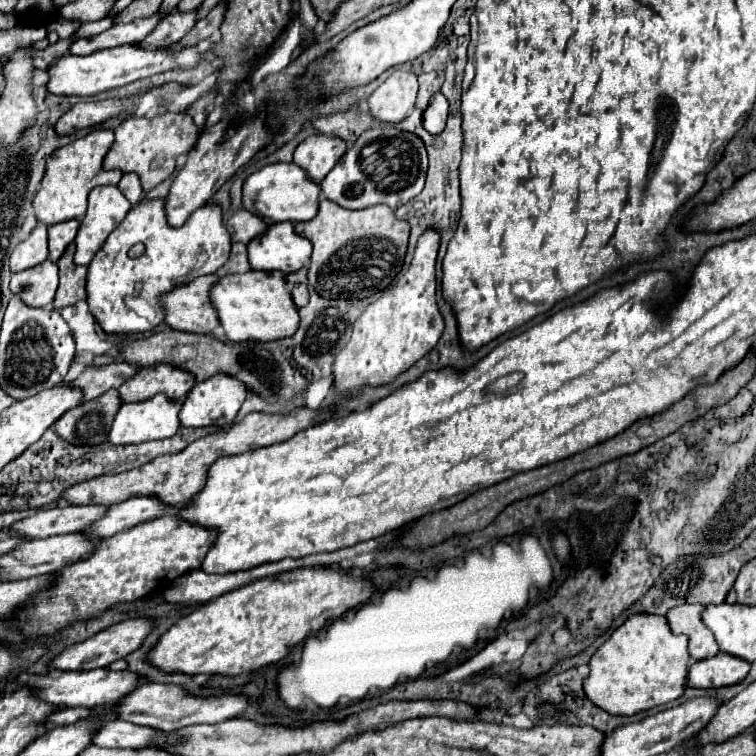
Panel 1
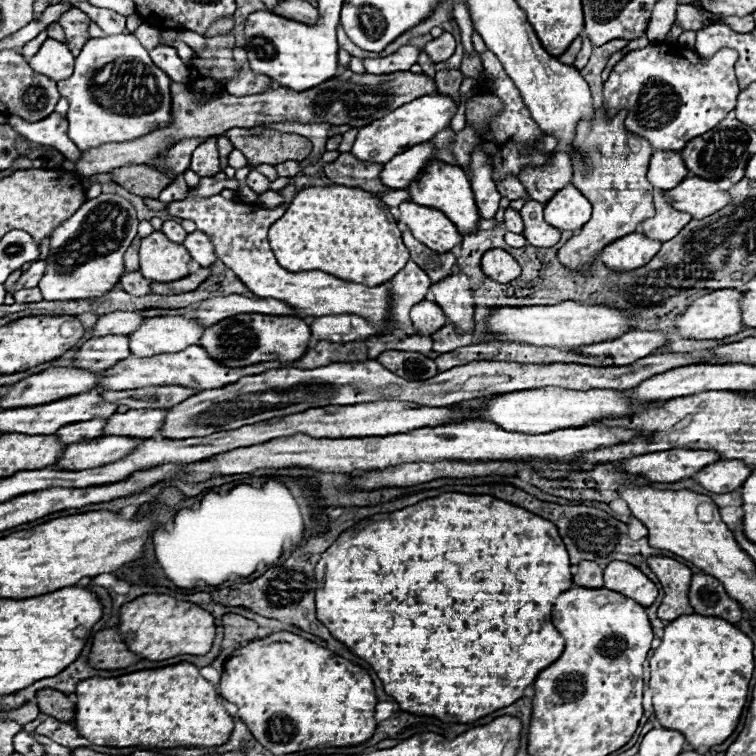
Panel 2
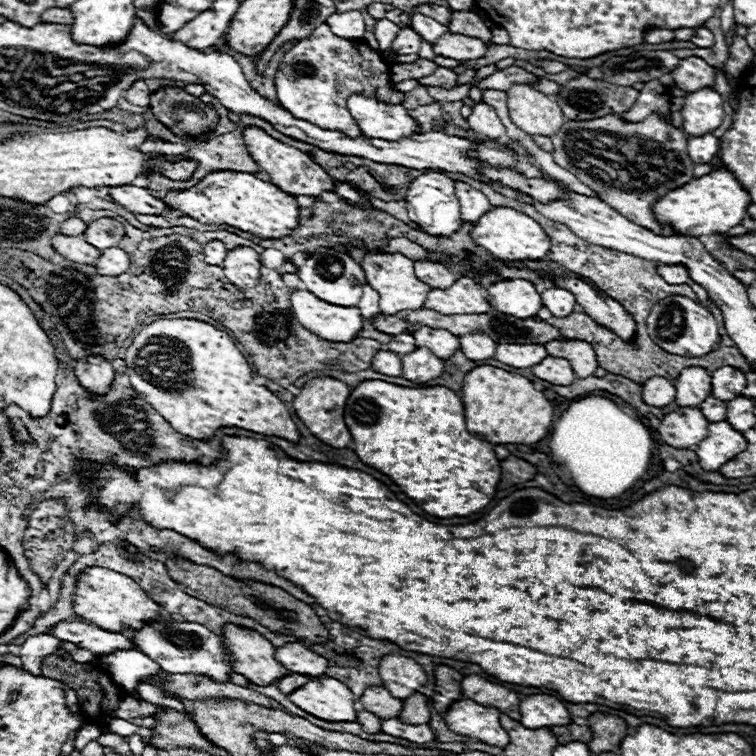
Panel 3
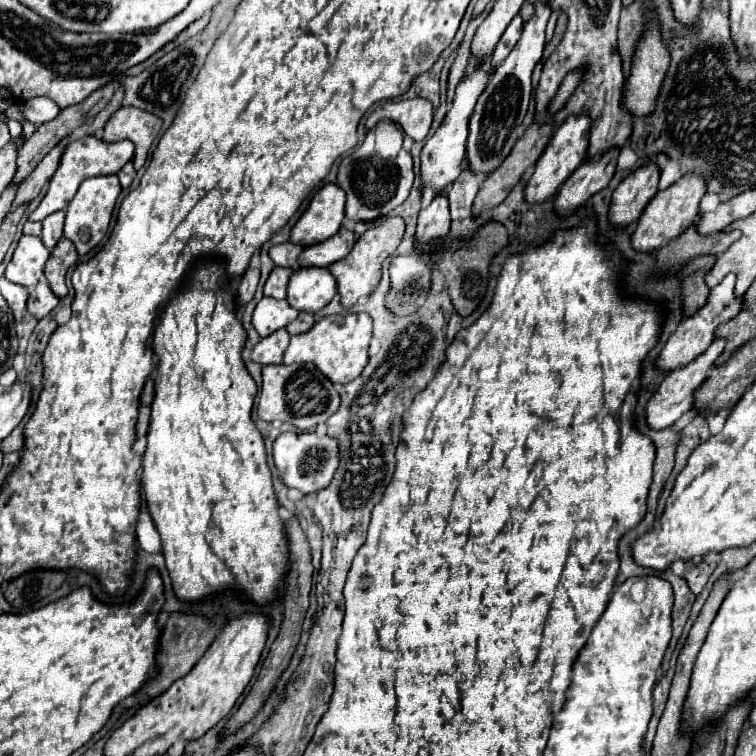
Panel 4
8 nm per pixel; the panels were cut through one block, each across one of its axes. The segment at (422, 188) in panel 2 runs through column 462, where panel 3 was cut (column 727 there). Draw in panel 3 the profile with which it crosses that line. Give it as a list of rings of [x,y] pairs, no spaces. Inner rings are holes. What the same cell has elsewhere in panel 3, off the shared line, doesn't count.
[[[714,170],[702,178],[690,180],[682,188],[674,188],[662,200],[652,204],[652,212],[658,222],[668,222],[676,234],[680,236],[714,236],[728,234],[730,228],[738,226],[746,216],[746,208],[750,204],[748,192],[736,182],[736,178],[728,170]]]

